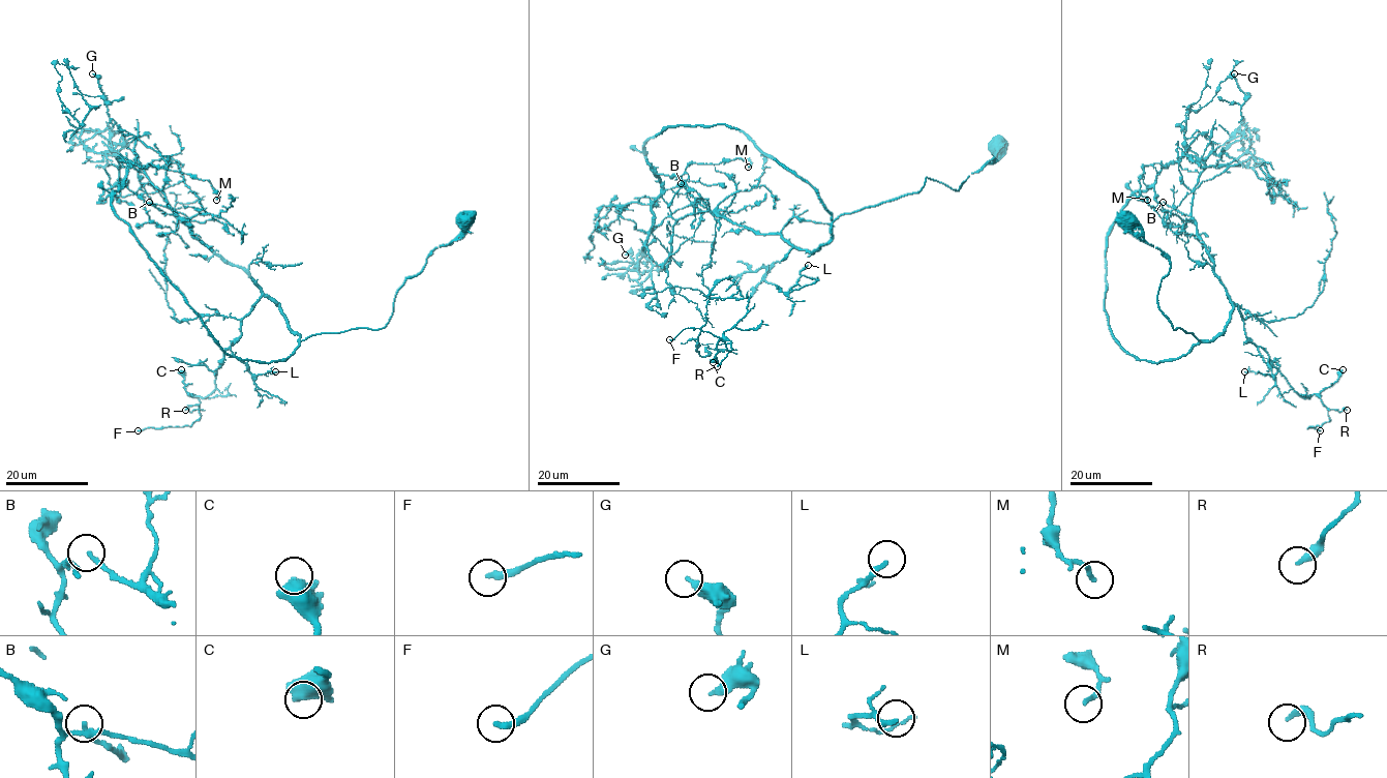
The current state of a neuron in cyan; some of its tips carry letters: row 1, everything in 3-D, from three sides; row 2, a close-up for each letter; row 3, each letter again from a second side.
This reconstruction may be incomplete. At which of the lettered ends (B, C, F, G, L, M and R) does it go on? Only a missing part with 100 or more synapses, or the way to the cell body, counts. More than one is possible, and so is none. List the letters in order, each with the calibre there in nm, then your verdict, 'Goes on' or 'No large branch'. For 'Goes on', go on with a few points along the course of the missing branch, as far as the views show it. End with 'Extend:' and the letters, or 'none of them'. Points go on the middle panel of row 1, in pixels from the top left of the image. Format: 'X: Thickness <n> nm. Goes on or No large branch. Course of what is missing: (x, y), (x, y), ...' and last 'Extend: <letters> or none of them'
B: Thickness 120 nm. No large branch
C: Thickness 600 nm. No large branch
F: Thickness 280 nm. No large branch
G: Thickness 340 nm. No large branch
L: Thickness 180 nm. No large branch
M: Thickness 190 nm. No large branch
R: Thickness 240 nm. No large branch
Extend: none of them

